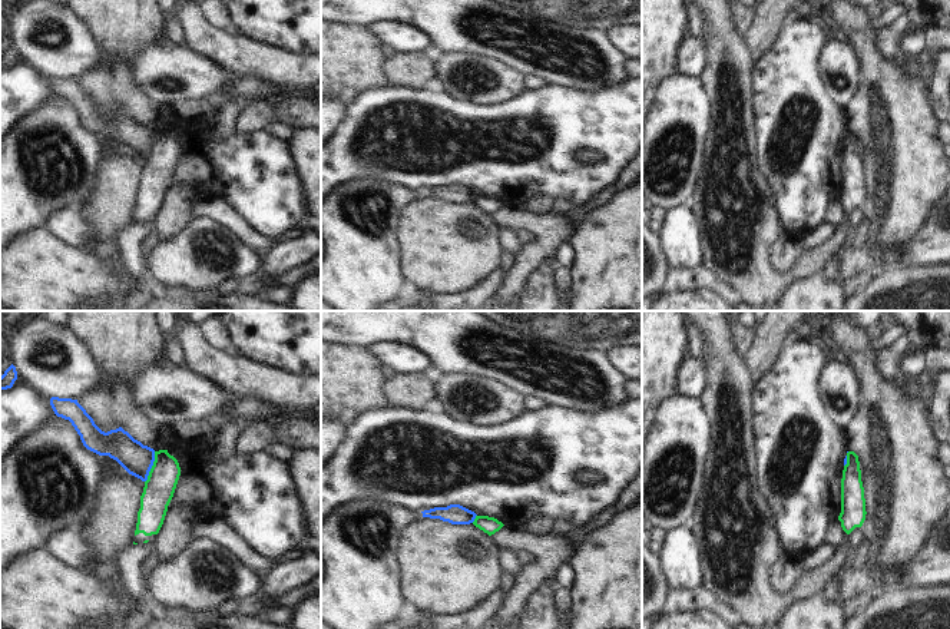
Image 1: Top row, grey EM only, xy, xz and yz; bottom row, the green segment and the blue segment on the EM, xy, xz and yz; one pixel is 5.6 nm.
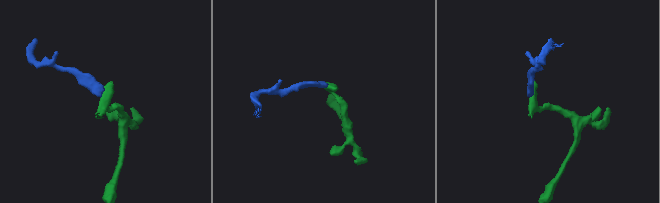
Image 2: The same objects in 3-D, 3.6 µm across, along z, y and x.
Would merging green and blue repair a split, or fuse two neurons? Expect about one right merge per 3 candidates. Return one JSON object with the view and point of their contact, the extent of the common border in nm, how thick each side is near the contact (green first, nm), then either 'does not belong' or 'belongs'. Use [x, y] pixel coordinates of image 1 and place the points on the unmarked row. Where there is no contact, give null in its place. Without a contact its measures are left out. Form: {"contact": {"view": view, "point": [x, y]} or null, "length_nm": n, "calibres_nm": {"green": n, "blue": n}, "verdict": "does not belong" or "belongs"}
{"contact": {"view": "xy", "point": [152, 146]}, "length_nm": 190, "calibres_nm": {"green": 170, "blue": 180}, "verdict": "does not belong"}

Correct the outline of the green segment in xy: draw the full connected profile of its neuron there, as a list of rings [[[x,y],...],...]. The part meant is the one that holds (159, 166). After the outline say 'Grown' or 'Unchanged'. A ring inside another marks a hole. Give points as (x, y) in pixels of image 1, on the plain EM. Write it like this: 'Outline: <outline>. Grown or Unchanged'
Outline: [[[168,129],[155,130],[155,140],[140,175],[133,224],[148,222],[156,218],[179,155],[181,146],[178,139]]]. Grown.

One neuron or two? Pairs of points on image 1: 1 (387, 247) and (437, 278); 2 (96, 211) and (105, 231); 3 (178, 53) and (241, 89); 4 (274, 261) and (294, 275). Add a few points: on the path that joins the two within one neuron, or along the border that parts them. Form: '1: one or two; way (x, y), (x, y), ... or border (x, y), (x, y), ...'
1: two; border (400, 224), (403, 272), (407, 278)
2: one; way (101, 215), (105, 219), (105, 227)
3: one; way (194, 69), (201, 76), (225, 85)
4: two; border (305, 261), (287, 268), (274, 281)

